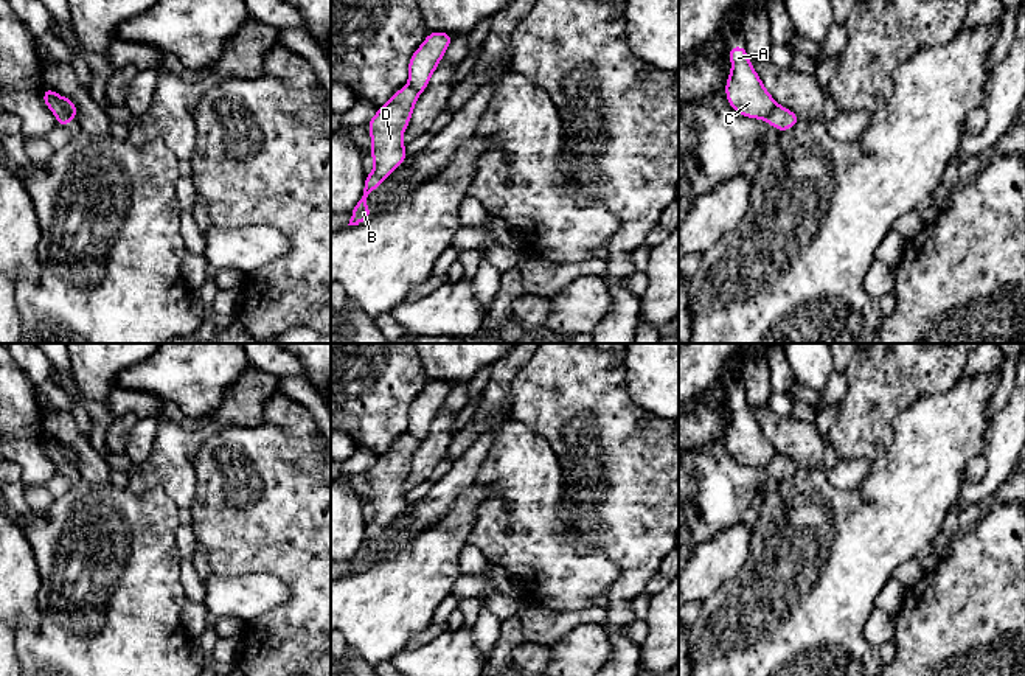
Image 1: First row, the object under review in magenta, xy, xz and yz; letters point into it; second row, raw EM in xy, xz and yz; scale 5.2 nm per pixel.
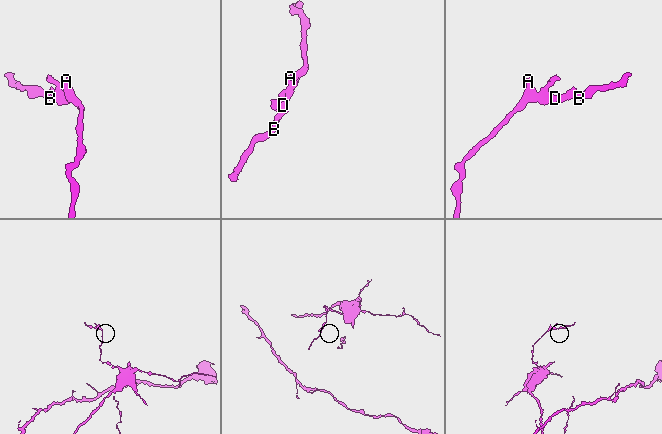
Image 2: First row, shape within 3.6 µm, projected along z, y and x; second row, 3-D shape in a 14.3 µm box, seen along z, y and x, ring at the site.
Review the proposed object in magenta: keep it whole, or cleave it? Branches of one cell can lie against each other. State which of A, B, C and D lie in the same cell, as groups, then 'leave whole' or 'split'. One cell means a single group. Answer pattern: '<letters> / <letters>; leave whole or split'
A C / B D; split

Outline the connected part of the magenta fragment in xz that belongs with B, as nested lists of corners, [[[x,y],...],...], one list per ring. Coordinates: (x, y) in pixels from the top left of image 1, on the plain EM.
[[[402,435],[368,469],[373,490],[373,497],[368,504],[374,507],[374,519],[365,524],[362,544],[351,558],[353,563],[348,573],[359,573],[374,563],[367,556],[368,544],[408,505],[402,493],[402,483],[418,446],[419,440],[412,435]]]

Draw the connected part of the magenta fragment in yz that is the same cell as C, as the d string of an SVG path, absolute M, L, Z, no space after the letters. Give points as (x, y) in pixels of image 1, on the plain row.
M745 393L728 395L728 404L731 409L731 420L725 430L728 452L741 465L767 469L775 455L775 448L749 409Z

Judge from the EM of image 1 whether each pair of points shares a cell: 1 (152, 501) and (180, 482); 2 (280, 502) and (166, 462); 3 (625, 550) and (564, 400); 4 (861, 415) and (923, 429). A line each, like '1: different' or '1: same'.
1: different
2: different
3: same
4: different

